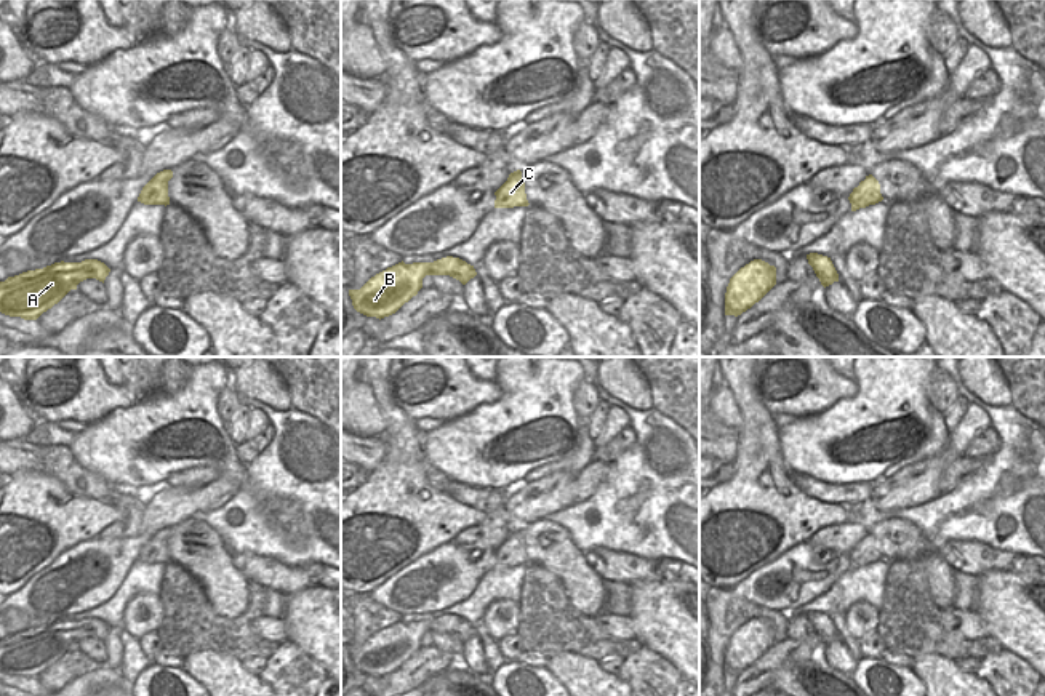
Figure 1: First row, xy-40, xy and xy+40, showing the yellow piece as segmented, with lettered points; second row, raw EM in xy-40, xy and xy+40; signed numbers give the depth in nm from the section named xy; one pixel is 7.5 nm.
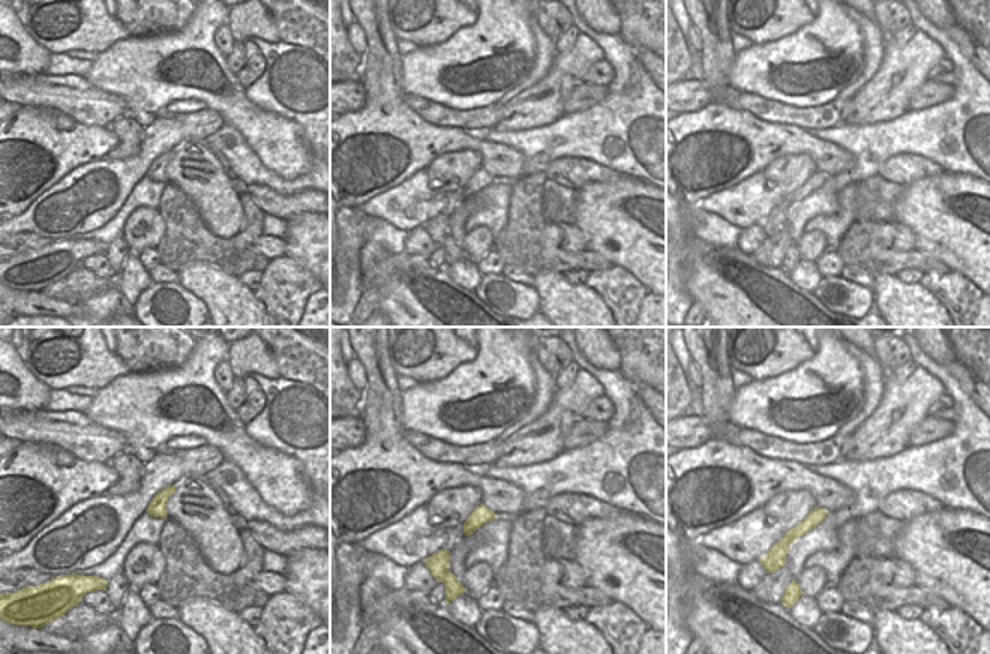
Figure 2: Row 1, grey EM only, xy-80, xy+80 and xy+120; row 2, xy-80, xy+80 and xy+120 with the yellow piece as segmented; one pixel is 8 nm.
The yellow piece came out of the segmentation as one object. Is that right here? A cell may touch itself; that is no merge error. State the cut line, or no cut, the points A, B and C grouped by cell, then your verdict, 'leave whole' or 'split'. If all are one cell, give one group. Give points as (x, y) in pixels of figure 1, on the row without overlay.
xy+40 (818, 613), (807, 616) | A B / C | split

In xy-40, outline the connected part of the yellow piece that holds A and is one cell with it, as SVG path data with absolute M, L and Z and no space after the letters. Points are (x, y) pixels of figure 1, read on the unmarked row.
M98 618L54 621L0 640L0 670L24 678L37 678L86 637L104 642L110 627Z

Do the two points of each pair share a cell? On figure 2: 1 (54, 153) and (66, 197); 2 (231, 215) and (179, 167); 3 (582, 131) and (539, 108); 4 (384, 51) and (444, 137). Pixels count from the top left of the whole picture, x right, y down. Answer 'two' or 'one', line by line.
1: two
2: one
3: two
4: one

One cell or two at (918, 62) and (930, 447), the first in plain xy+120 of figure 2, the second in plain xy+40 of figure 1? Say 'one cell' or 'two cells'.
two cells

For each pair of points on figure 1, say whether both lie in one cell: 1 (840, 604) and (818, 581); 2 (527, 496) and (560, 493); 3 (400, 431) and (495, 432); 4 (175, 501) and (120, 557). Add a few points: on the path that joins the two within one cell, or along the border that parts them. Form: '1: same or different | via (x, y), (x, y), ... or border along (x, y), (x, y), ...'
1: different | border along (850, 567), (823, 594), (794, 608)
2: same | via (535, 496), (552, 493)
3: different | border along (421, 436), (421, 448), (428, 463)
4: same | via (160, 516), (135, 543)

